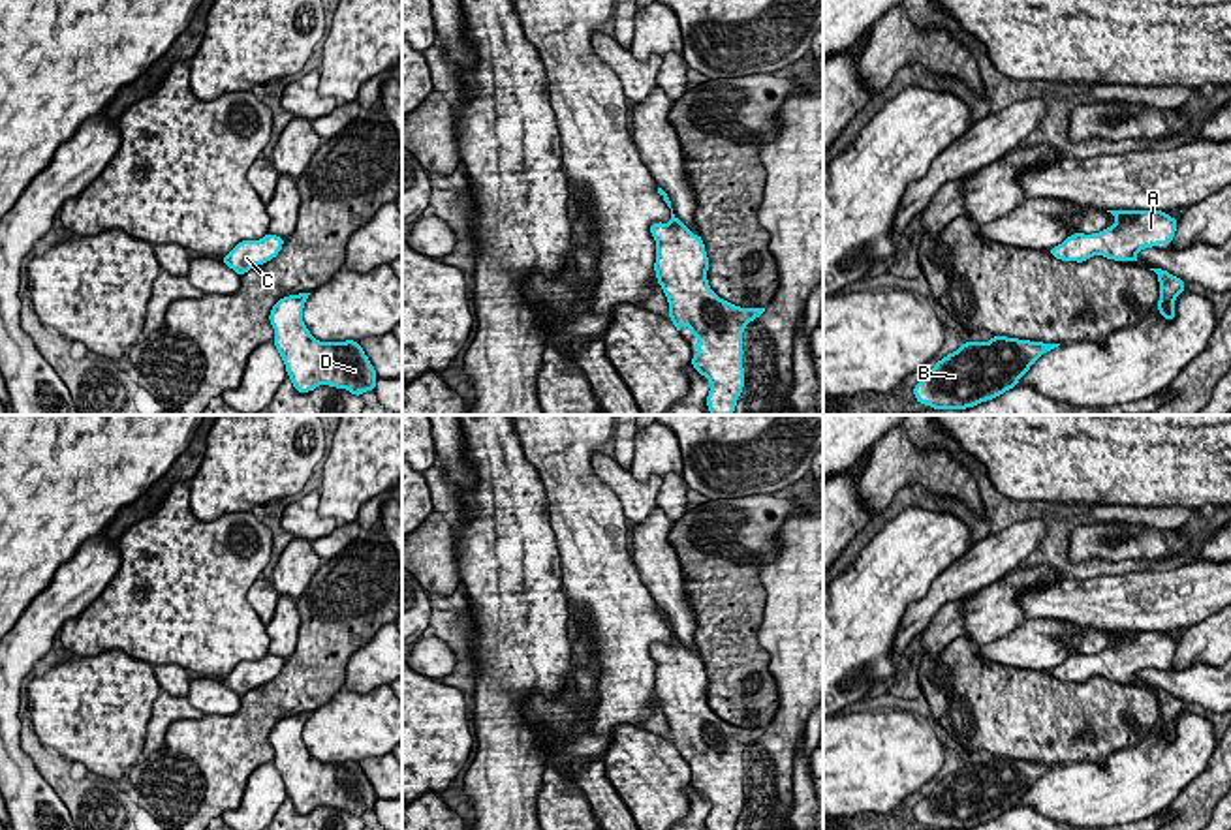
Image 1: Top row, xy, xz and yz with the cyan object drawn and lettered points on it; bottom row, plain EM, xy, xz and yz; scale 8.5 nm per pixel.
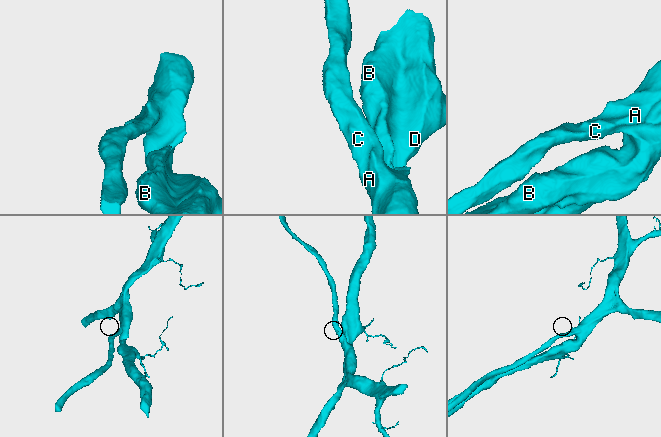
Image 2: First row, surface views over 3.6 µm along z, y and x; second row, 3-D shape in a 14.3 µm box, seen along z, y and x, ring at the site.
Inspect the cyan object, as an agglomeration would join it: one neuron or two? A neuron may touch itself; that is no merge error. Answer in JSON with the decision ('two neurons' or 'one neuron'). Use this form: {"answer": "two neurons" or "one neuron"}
{"answer": "one neuron"}

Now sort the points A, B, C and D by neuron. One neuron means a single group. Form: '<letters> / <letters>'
A B C D

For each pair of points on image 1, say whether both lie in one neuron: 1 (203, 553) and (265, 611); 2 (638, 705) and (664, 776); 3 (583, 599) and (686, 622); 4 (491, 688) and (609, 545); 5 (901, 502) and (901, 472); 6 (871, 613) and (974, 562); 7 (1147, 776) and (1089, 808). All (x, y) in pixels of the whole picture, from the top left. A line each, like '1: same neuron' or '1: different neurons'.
1: different neurons
2: different neurons
3: different neurons
4: different neurons
5: different neurons
6: different neurons
7: same neuron

